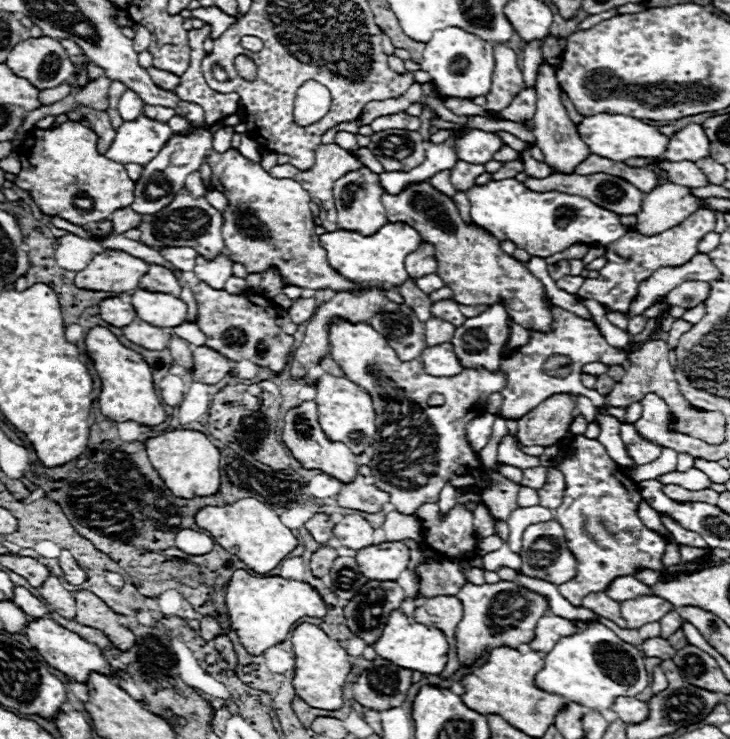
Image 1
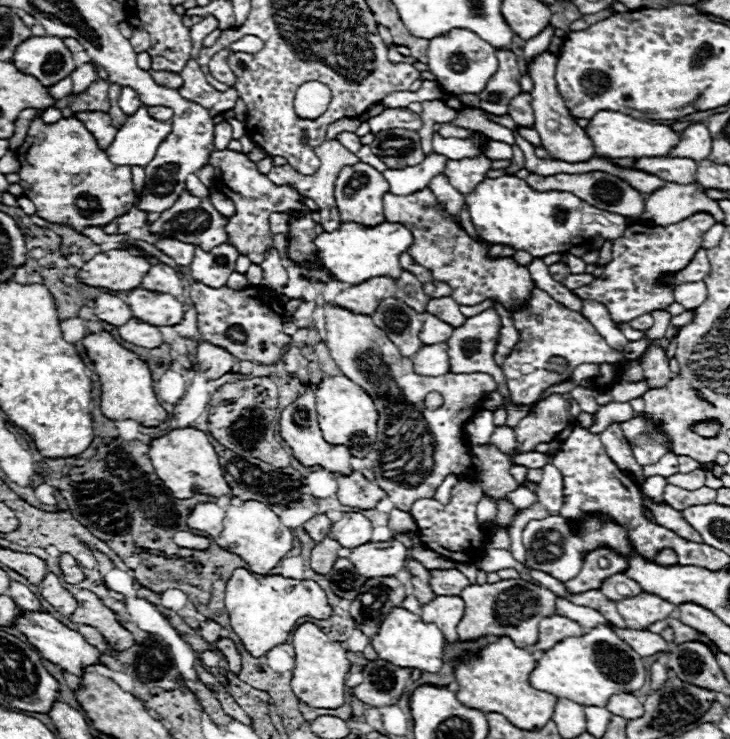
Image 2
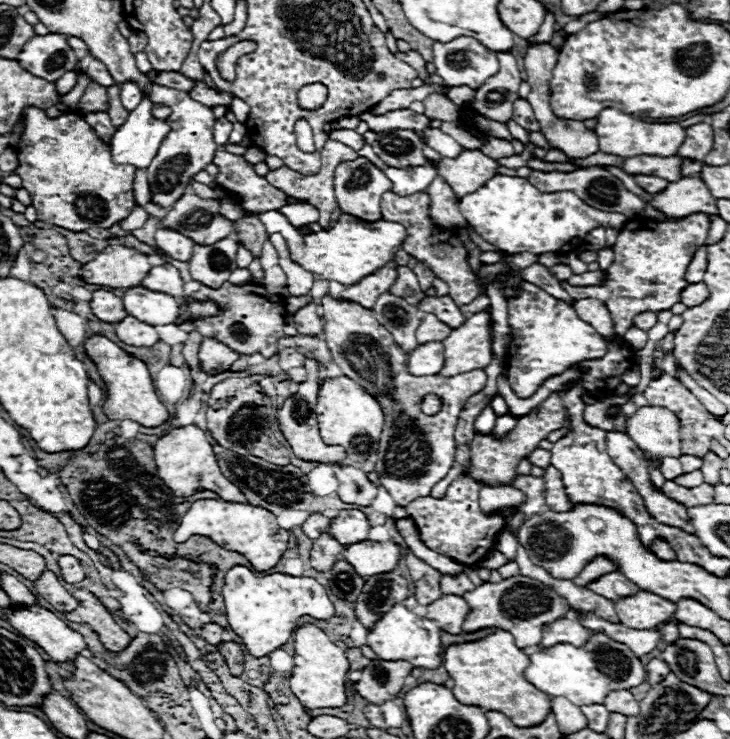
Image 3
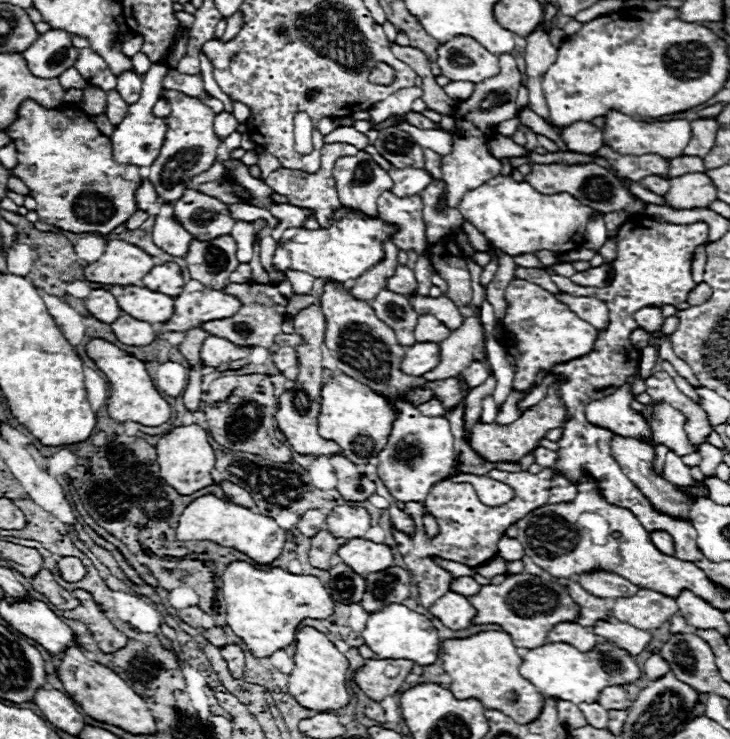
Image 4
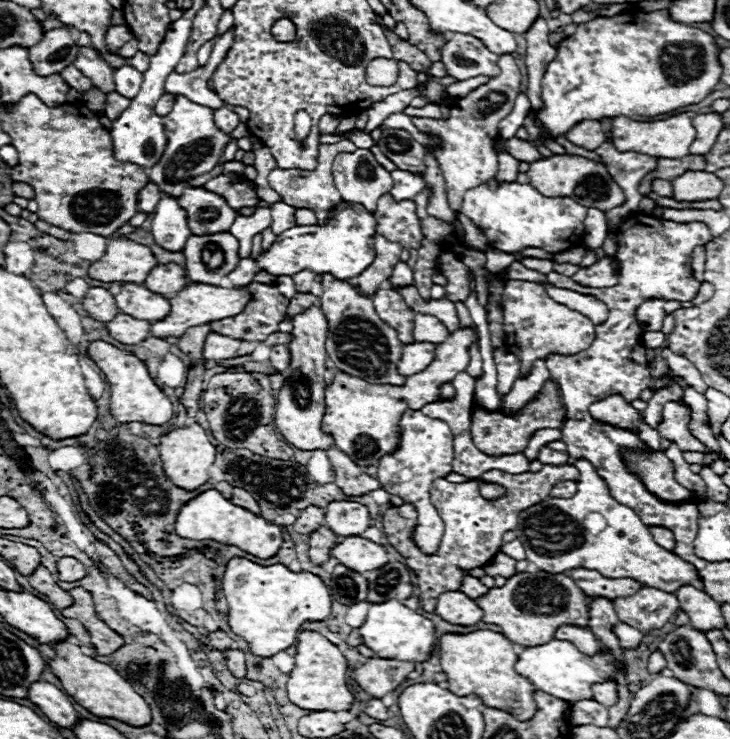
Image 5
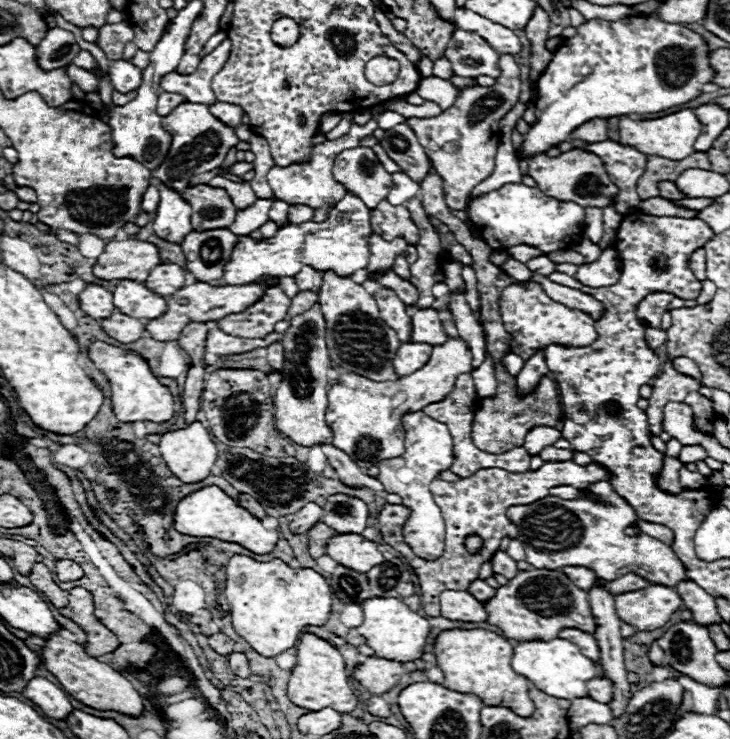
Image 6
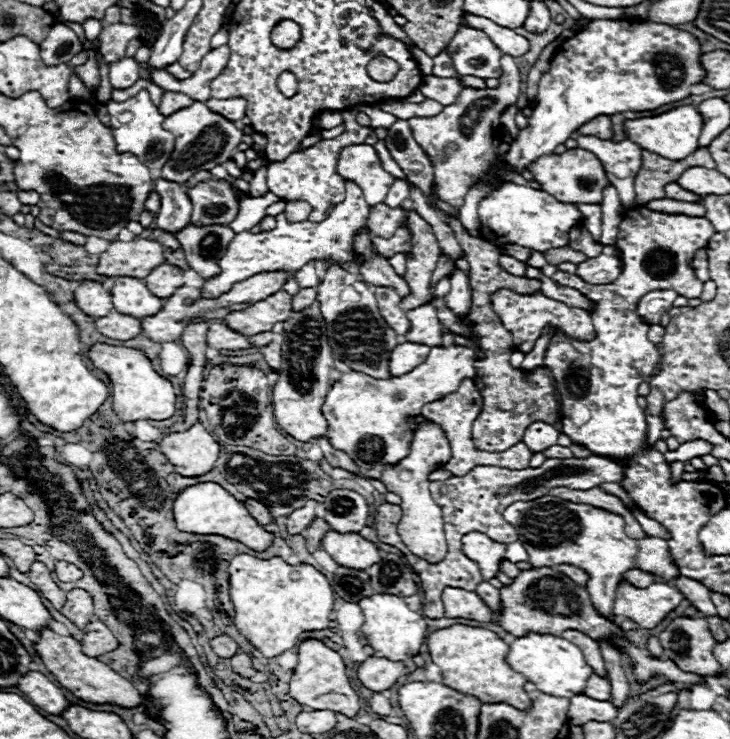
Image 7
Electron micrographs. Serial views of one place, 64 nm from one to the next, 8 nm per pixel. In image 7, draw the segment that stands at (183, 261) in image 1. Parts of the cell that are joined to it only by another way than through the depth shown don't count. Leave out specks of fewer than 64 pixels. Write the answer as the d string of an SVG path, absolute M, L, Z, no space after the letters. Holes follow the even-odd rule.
M158 178L156 192L160 194L162 200L160 212L156 214L156 224L172 234L182 230L190 222L190 212L192 212L192 204L188 200L184 186Z

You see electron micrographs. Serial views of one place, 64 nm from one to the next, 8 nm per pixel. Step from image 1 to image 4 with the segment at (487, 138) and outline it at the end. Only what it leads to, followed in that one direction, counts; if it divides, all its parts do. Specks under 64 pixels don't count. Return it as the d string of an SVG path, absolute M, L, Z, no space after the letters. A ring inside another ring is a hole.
M404 118L398 120L396 126L400 126L404 132L408 132L422 148L430 148L430 150L438 152L440 156L444 156L444 154L448 154L452 150L452 140L442 130L420 130L420 128L408 124Z

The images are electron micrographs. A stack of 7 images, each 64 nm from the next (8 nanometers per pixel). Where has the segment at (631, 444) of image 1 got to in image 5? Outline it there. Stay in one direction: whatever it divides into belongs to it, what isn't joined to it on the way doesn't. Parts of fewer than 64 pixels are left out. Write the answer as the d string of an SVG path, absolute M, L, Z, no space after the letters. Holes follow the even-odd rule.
M668 402L662 408L662 422L658 426L658 432L662 438L668 438L680 446L680 450L698 450L698 452L710 452L708 446L704 446L698 438L694 438L688 430L690 412L686 406L678 402Z

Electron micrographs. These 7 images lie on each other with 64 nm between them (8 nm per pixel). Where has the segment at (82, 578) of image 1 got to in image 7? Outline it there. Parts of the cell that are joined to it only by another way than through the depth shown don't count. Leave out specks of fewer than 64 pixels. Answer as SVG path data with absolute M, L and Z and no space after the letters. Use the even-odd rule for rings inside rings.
M58 560L56 562L56 576L58 576L60 582L76 582L76 580L82 578L82 572L74 564Z

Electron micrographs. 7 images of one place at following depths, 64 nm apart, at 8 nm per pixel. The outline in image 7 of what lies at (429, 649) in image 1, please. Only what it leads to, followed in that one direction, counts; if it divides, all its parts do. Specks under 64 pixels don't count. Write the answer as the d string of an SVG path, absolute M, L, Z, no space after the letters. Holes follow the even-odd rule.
M372 594L358 602L366 620L362 626L362 634L366 636L368 644L376 650L378 656L390 658L390 660L406 660L420 652L420 646L426 638L426 620L418 612L412 612L404 598L394 594Z

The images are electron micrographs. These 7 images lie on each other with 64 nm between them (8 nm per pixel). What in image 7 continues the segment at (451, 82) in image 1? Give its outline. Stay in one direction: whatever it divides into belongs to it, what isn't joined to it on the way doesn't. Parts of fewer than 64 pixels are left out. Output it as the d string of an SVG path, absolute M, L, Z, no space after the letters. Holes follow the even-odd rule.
M462 28L456 32L456 36L448 44L448 52L452 56L454 68L458 76L478 76L478 78L500 78L502 68L500 68L500 58L504 56L484 32L476 32L476 28Z

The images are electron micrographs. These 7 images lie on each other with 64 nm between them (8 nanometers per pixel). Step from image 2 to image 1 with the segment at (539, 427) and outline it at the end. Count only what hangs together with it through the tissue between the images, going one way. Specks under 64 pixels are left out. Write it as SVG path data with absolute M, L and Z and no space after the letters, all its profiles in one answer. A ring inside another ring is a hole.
M554 394L518 420L518 442L524 446L552 446L560 442L572 424L574 402L570 394Z

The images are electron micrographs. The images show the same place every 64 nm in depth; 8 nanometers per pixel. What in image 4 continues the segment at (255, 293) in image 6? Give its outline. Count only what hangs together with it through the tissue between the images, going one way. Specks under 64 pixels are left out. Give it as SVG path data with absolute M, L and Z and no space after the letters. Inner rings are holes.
M204 288L196 292L182 292L174 298L176 312L162 324L166 332L186 332L204 320L216 320L220 316L234 316L240 310L240 302L220 290Z

